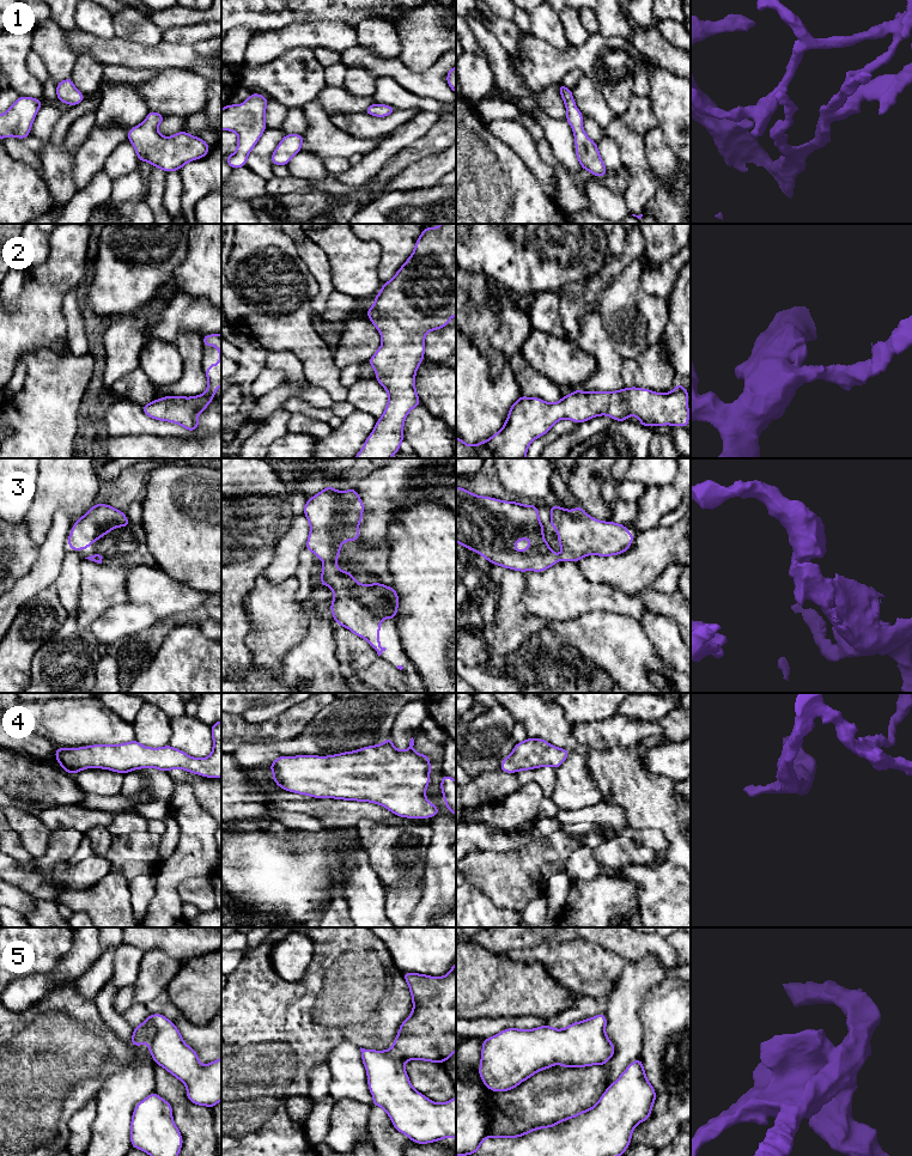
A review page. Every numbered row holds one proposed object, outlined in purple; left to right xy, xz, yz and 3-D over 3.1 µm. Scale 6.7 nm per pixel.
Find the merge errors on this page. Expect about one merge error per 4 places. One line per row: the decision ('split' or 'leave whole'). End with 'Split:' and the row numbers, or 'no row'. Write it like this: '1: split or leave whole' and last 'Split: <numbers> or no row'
1: leave whole
2: leave whole
3: leave whole
4: leave whole
5: leave whole
Split: no row

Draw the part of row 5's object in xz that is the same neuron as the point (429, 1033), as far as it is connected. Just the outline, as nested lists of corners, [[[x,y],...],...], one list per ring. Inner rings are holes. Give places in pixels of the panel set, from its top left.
[[[456,962],[450,972],[442,978],[412,972],[403,973],[403,978],[409,986],[413,1011],[401,1023],[393,1047],[387,1051],[360,1047],[363,1064],[367,1073],[367,1085],[373,1097],[372,1105],[382,1107],[388,1113],[394,1127],[402,1134],[407,1134],[413,1143],[427,1144],[448,1137],[456,1138],[456,1096],[445,1103],[436,1103],[428,1100],[412,1087],[405,1070],[406,1060],[426,1060],[444,1064],[456,1051]]]

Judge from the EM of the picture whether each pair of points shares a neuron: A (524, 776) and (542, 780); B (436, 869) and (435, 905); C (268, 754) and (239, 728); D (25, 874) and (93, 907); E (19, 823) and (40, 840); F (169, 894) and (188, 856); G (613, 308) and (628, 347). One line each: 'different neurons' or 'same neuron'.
A: same neuron
B: same neuron
C: different neurons
D: different neurons
E: same neuron
F: same neuron
G: same neuron

